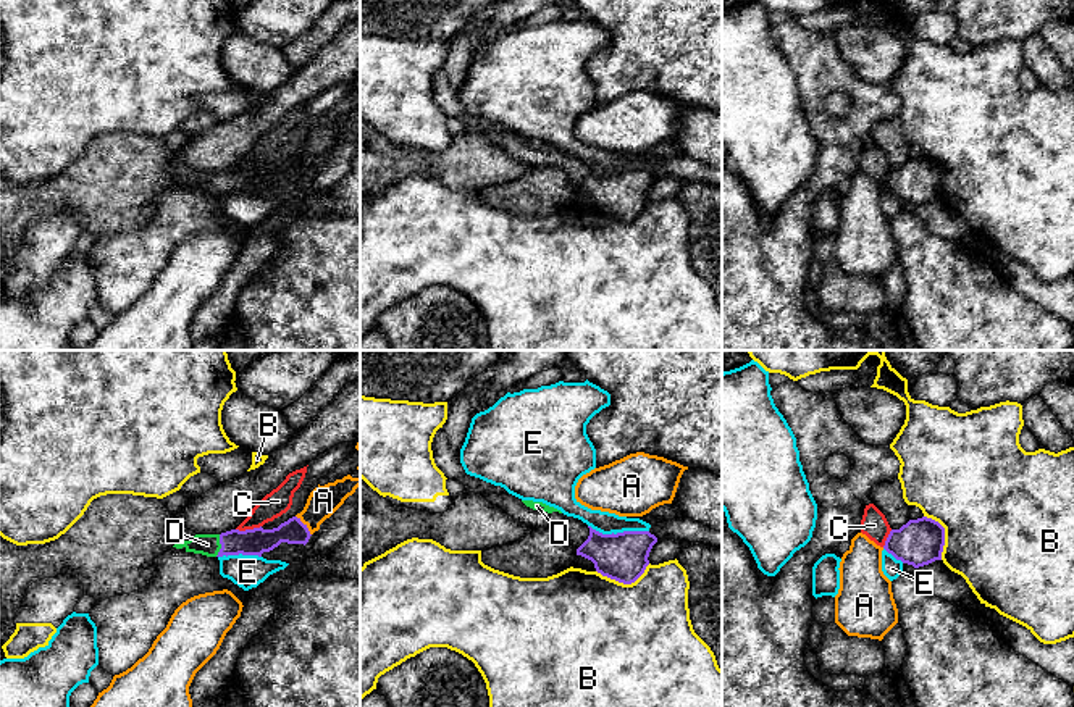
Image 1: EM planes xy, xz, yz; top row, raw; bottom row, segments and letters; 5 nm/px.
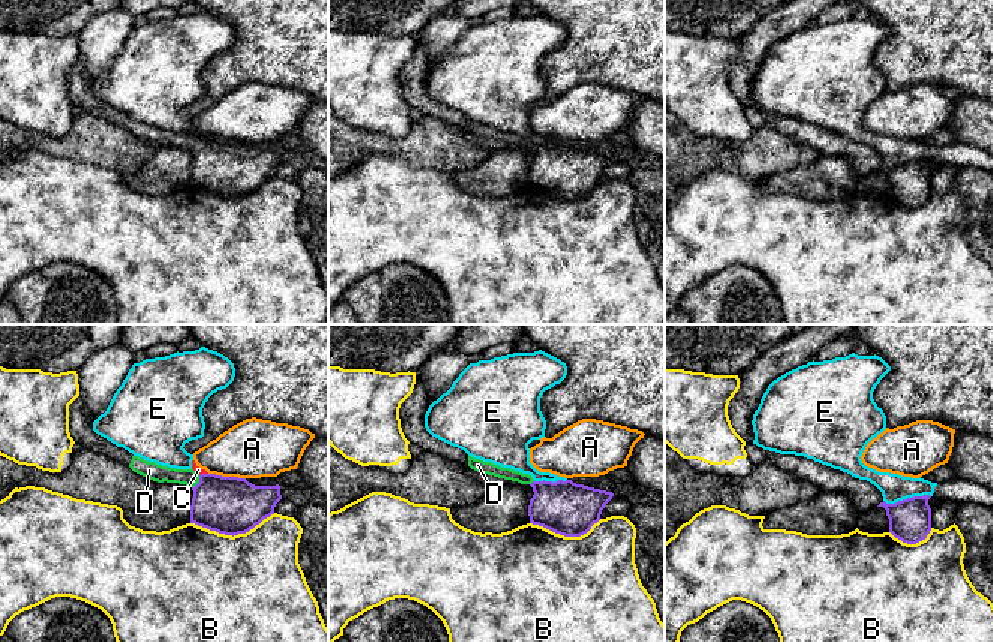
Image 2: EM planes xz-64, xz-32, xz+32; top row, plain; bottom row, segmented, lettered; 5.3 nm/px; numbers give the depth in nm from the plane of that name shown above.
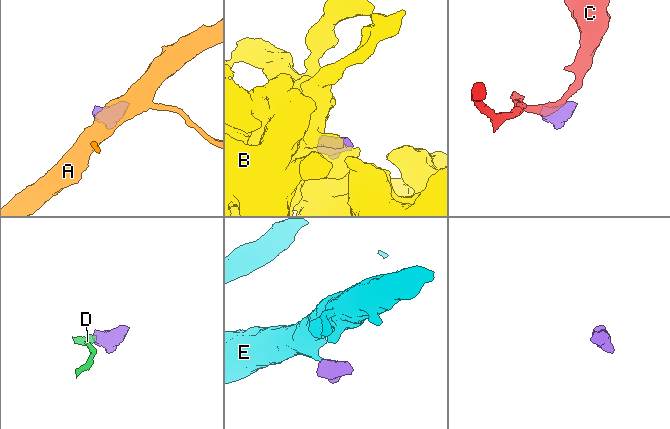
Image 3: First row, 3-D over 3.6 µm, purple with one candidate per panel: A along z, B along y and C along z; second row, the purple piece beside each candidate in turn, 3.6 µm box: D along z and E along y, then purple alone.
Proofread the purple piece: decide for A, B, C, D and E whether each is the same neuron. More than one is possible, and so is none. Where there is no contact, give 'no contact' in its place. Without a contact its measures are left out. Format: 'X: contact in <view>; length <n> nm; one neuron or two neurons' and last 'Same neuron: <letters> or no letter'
A: contact in xy; length 130 nm; two neurons
B: contact in xz; length 280 nm; two neurons
C: contact in xy; length 130 nm; two neurons
D: contact in xy; length 110 nm; one neuron
E: contact in xz; length 300 nm; two neurons
Same neuron: D

